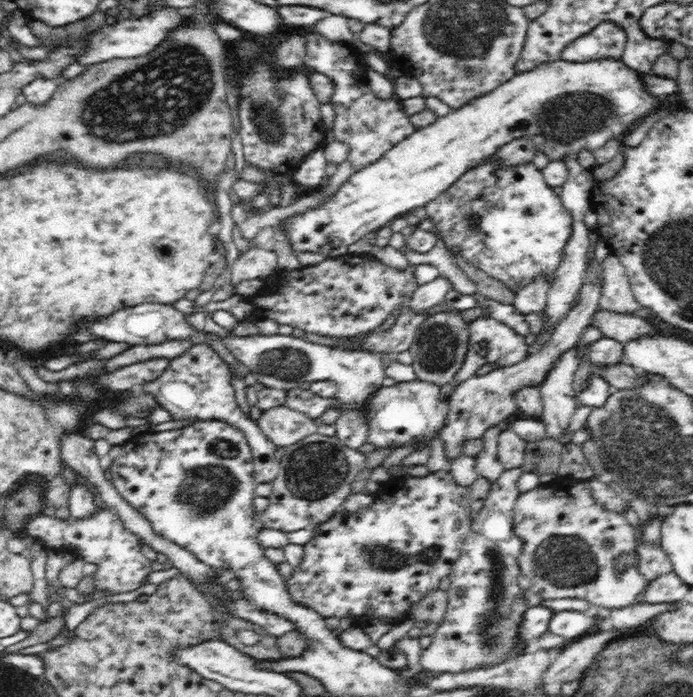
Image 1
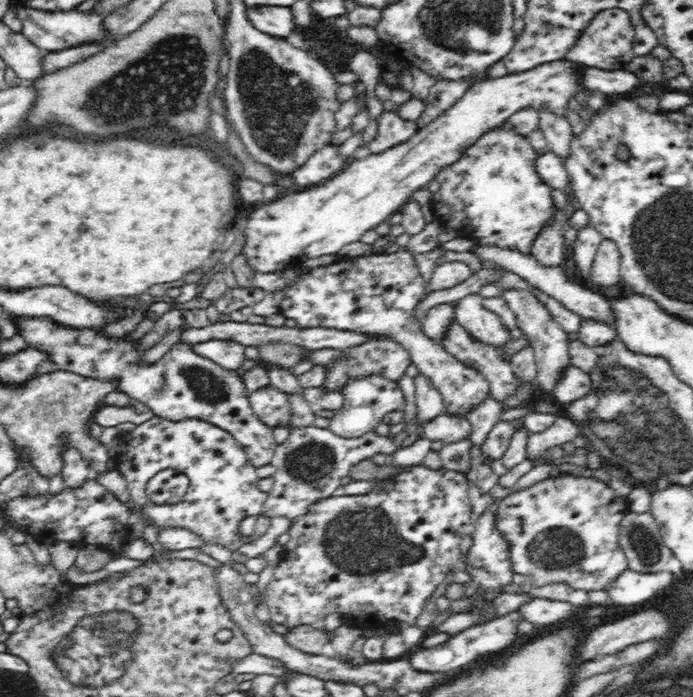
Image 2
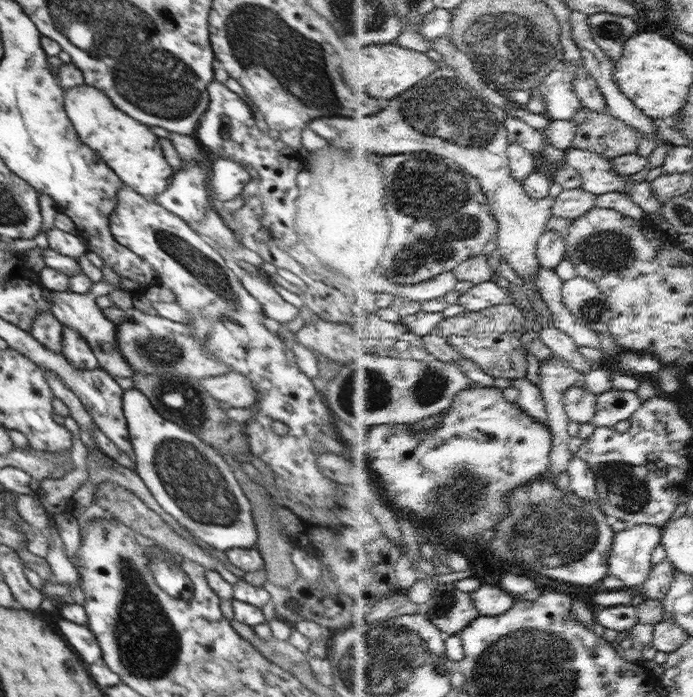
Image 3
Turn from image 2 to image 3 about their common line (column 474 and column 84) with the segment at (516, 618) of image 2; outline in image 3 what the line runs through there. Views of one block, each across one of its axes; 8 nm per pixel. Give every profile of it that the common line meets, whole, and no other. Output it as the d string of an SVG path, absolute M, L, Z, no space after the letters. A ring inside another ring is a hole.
M61 618L58 625L64 640L70 644L70 648L74 648L74 652L78 652L78 656L82 656L84 662L92 664L102 661L97 638L87 625L79 625L64 618Z

